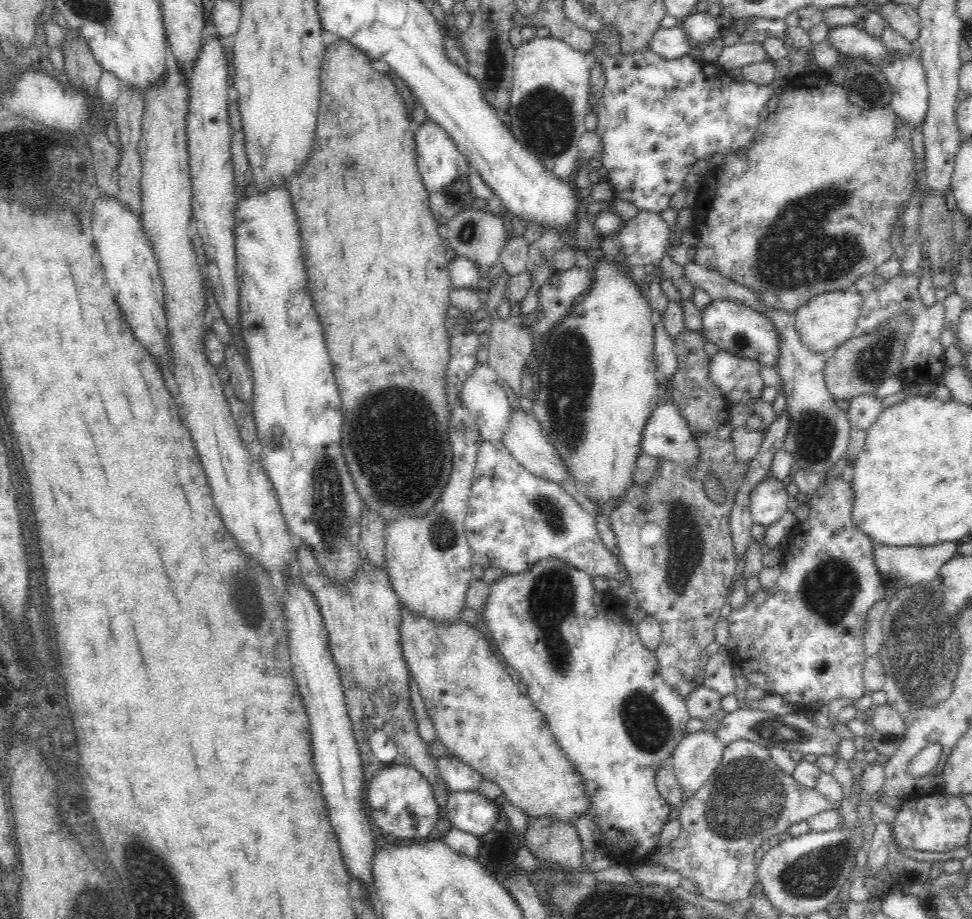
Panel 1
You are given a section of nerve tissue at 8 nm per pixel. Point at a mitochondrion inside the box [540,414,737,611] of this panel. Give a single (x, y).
(684, 544)

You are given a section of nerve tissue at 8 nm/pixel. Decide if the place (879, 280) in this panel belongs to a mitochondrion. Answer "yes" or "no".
no

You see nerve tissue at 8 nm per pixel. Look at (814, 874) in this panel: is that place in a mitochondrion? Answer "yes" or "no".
yes

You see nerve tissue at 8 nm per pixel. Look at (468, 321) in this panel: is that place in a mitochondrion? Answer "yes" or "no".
no

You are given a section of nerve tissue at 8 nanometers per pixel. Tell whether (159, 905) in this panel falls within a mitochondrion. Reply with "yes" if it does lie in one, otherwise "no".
yes

